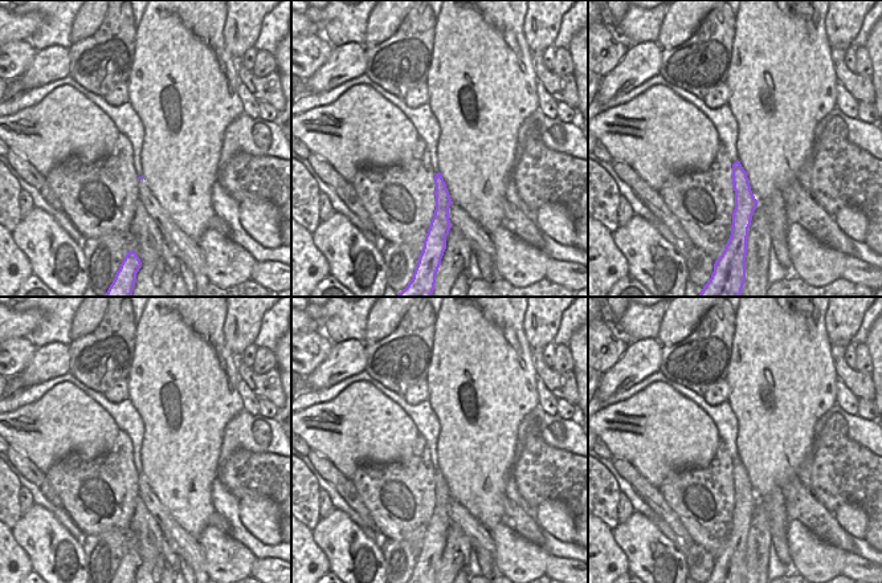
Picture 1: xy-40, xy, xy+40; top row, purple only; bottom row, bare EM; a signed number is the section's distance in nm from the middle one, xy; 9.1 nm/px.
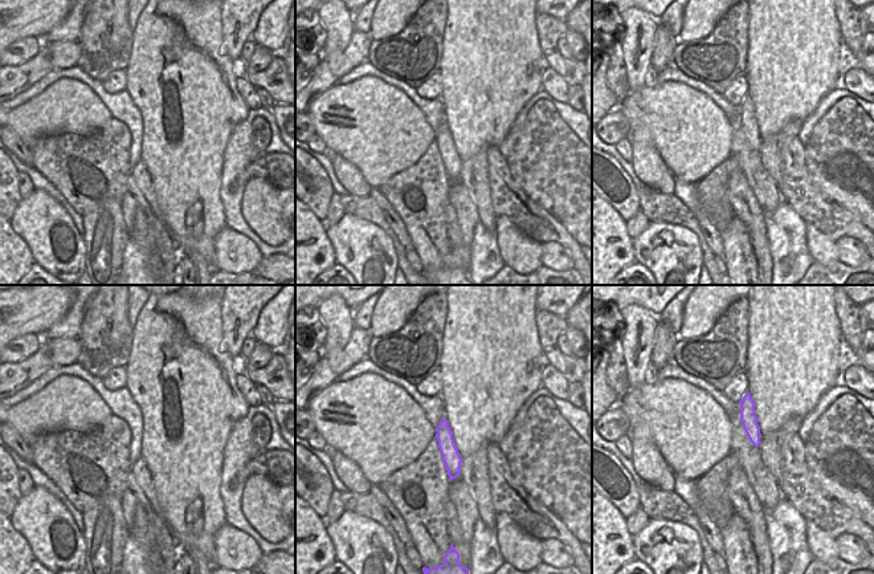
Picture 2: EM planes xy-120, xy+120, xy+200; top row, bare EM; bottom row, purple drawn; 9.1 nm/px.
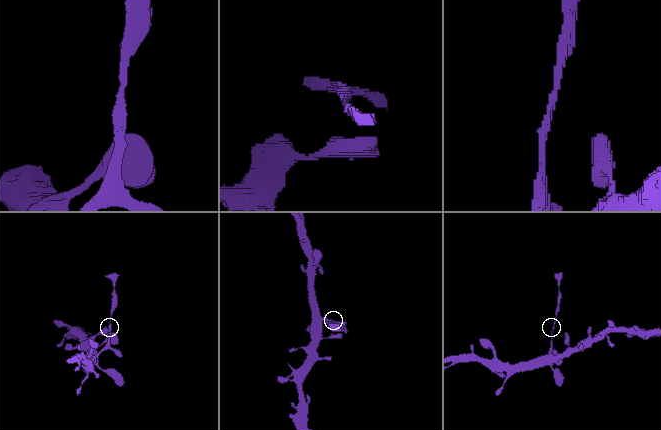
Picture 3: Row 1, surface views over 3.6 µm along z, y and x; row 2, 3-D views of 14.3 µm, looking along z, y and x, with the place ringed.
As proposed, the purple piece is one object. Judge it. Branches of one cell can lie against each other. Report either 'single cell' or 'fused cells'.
fused cells

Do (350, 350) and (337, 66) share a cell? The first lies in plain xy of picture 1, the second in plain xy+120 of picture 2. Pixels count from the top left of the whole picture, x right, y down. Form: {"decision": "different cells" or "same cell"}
{"decision": "same cell"}

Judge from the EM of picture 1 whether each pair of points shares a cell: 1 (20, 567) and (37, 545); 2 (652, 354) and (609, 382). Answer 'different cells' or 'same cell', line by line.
1: different cells
2: same cell

